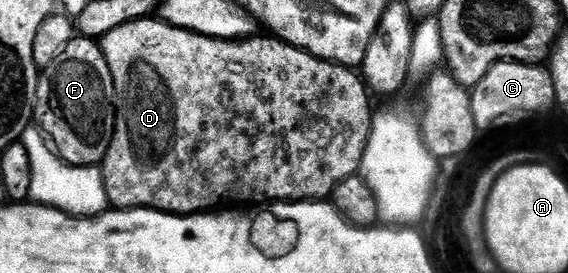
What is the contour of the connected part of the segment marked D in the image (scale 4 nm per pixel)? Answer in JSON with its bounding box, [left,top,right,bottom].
[102,16,374,216]

